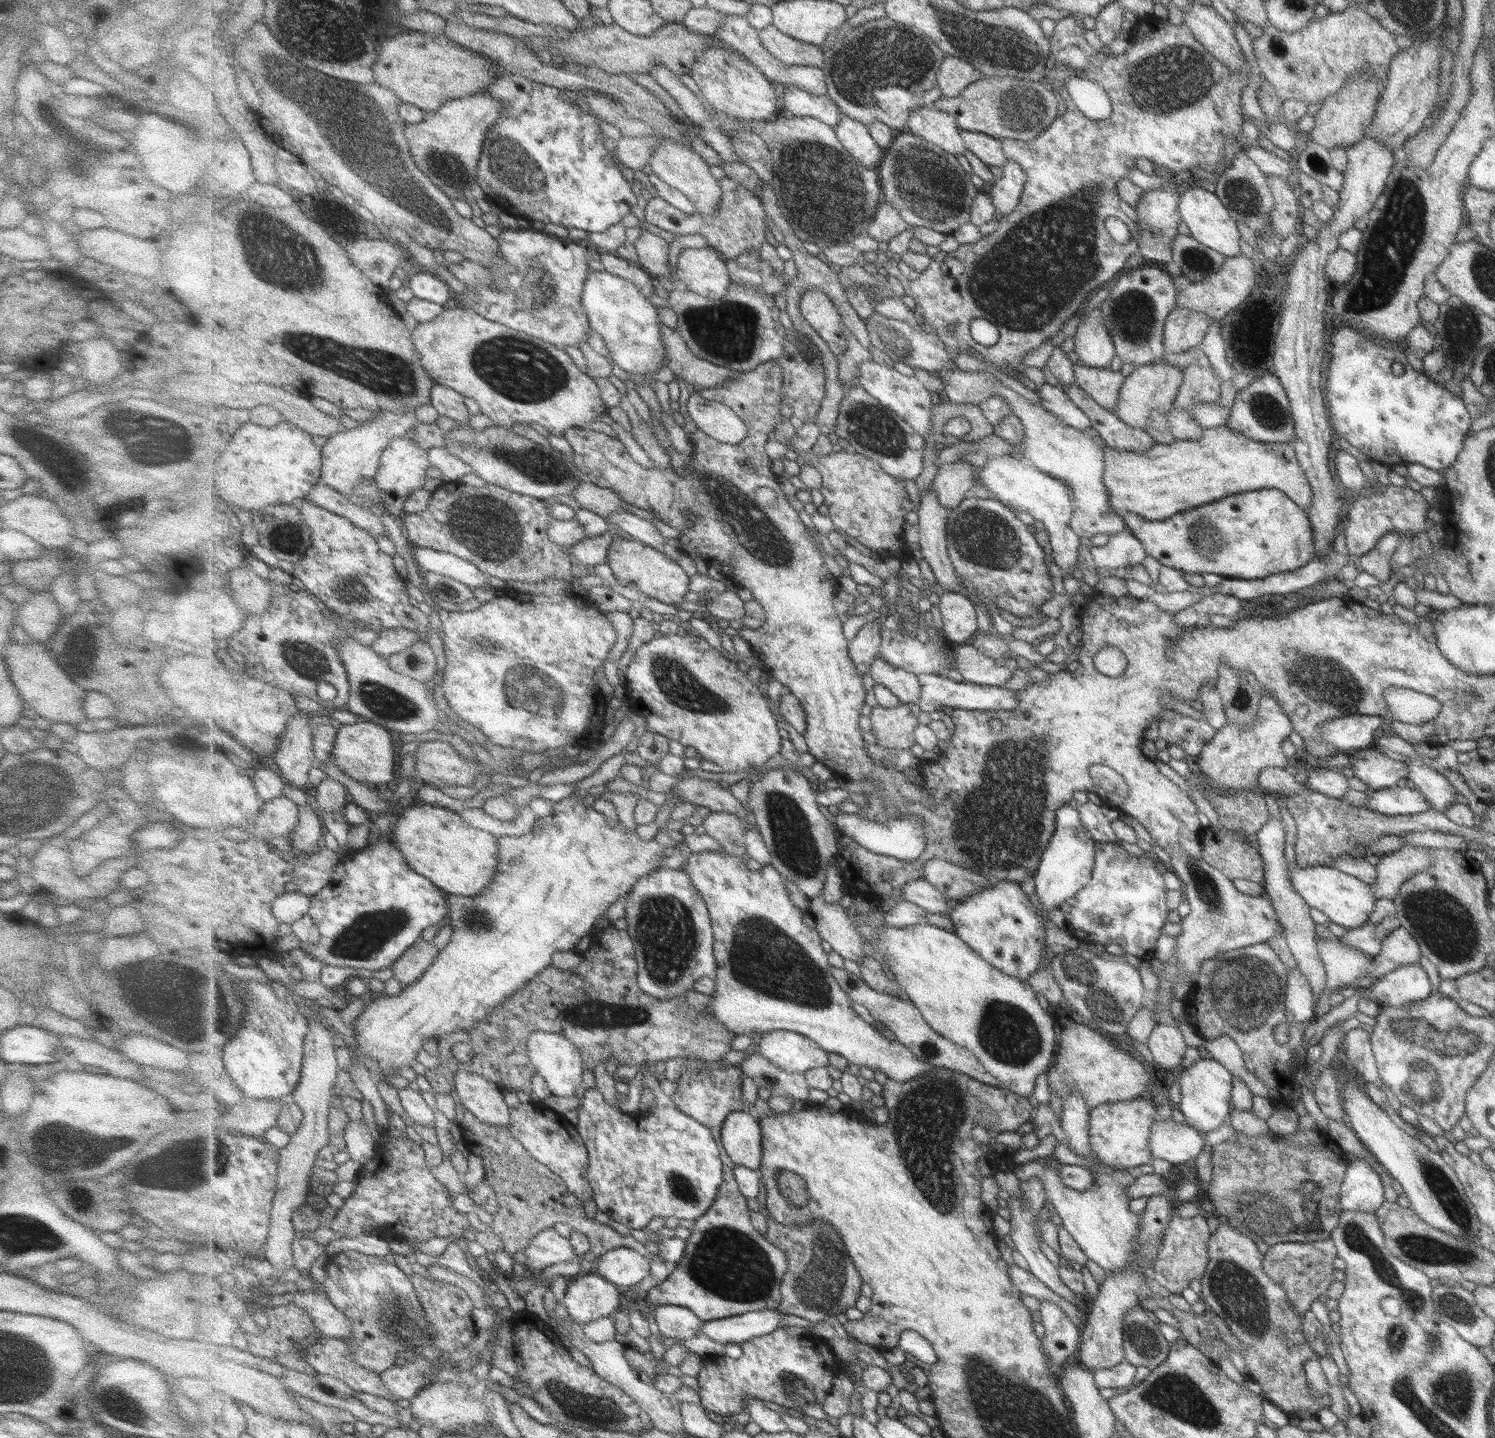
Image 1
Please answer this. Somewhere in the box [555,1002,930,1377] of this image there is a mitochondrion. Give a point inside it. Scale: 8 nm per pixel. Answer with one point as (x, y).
(726, 1261)

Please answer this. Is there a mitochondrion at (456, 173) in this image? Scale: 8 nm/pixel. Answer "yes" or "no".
yes

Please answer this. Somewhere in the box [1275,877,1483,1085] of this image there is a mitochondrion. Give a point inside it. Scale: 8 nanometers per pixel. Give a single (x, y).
(1445, 924)

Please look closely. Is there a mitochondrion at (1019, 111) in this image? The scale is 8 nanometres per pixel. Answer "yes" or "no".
yes

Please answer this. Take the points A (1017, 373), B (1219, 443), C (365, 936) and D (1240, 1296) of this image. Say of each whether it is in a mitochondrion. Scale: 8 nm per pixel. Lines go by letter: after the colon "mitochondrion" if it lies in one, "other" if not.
A: other
B: other
C: mitochondrion
D: mitochondrion

